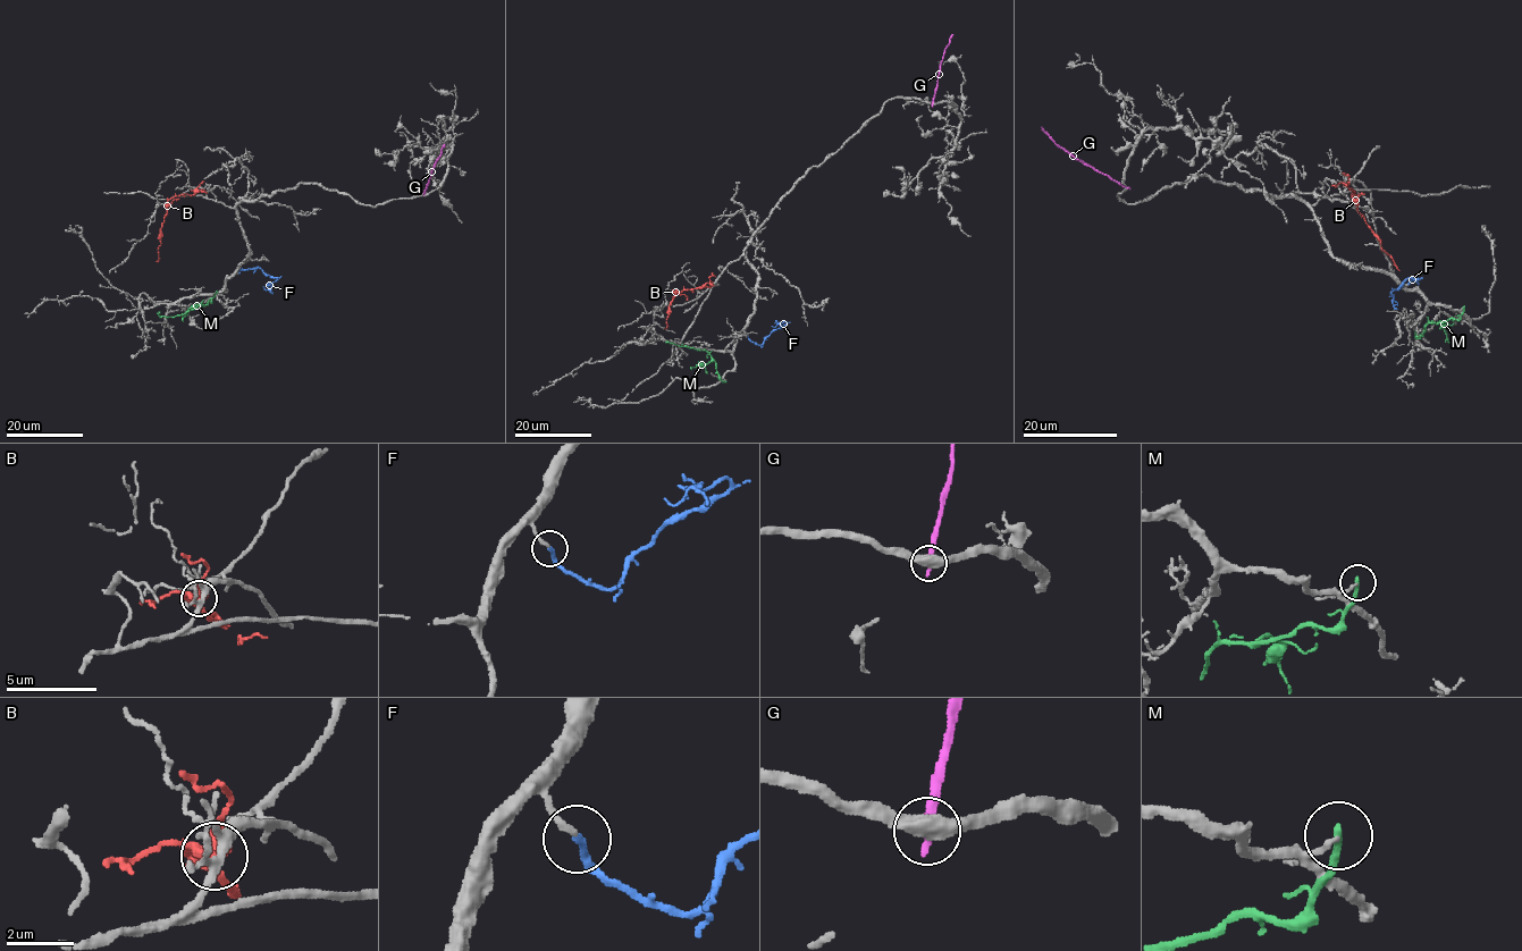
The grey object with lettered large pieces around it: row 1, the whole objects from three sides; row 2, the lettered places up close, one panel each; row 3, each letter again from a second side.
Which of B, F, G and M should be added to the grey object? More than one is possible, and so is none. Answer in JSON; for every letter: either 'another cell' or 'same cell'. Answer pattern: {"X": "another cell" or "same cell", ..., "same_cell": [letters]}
{"B": "another cell", "F": "same cell", "G": "another cell", "M": "another cell", "same_cell": ["F"]}

